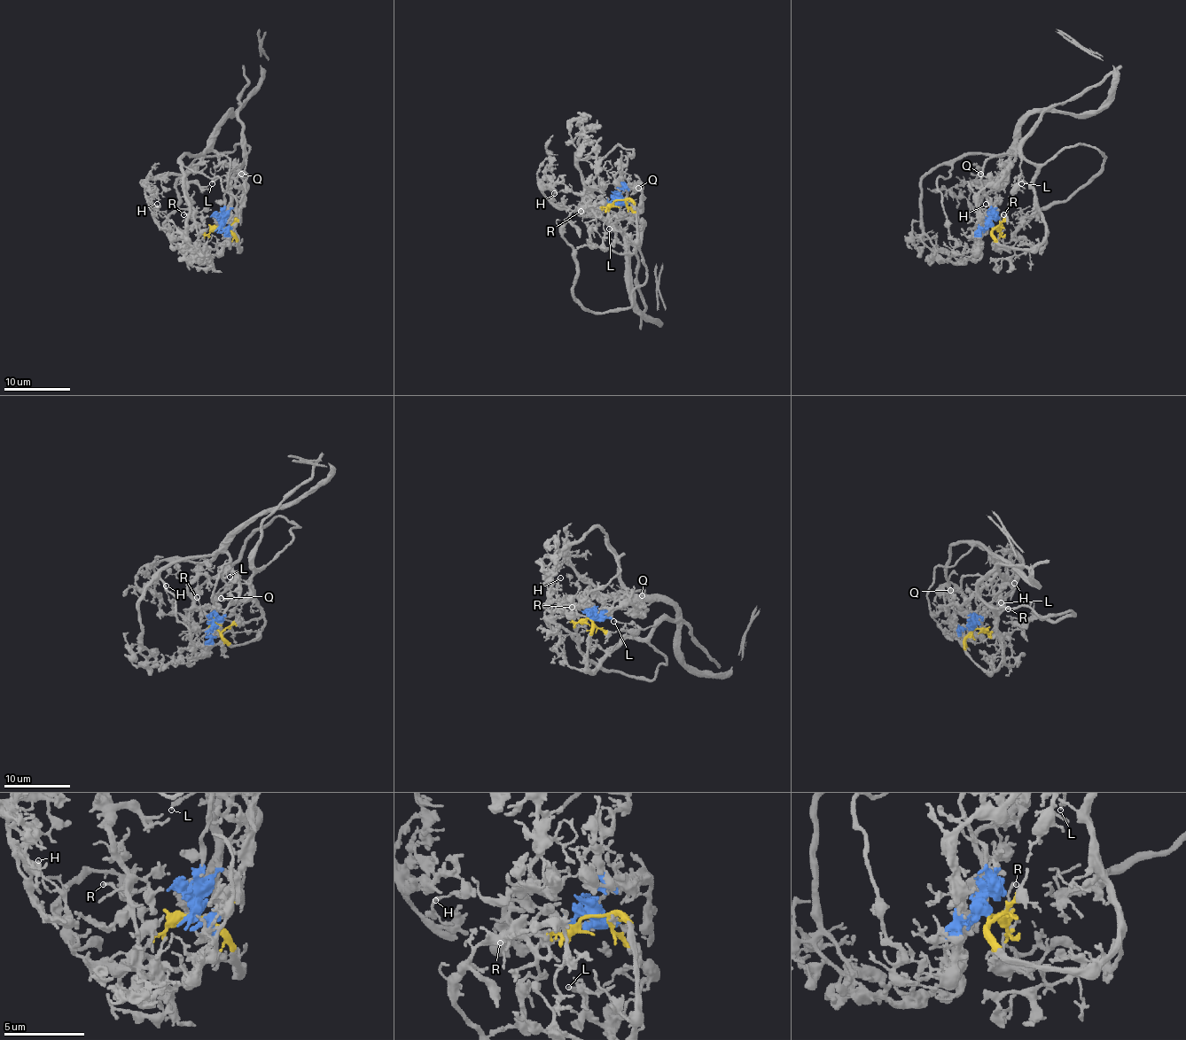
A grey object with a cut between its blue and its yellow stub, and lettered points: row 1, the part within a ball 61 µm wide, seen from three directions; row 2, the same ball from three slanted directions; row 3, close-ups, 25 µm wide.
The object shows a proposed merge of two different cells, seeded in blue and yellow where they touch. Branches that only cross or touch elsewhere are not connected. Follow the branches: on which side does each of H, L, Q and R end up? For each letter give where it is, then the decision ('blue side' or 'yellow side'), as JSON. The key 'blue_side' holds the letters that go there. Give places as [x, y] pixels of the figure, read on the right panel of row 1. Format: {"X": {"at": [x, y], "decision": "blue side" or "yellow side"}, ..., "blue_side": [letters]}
{"H": {"at": [986, 204], "decision": "blue side"}, "L": {"at": [1021, 183], "decision": "yellow side"}, "Q": {"at": [980, 174], "decision": "blue side"}, "R": {"at": [1003, 214], "decision": "yellow side"}, "blue_side": ["H", "Q"]}

